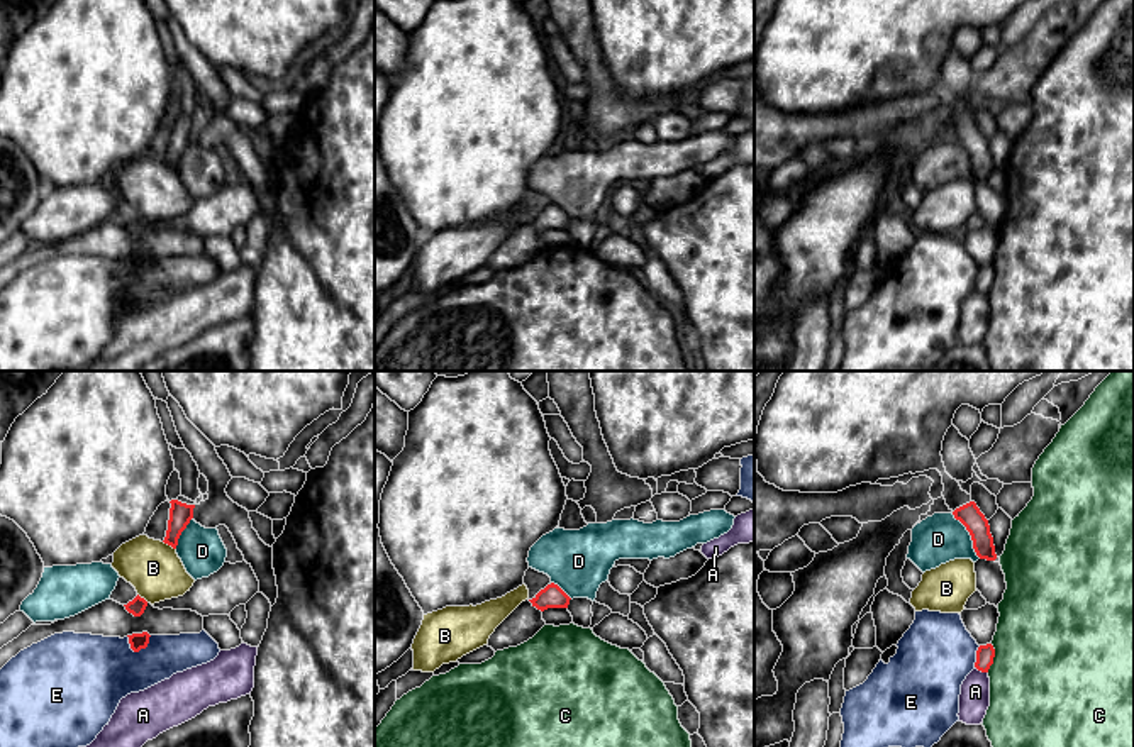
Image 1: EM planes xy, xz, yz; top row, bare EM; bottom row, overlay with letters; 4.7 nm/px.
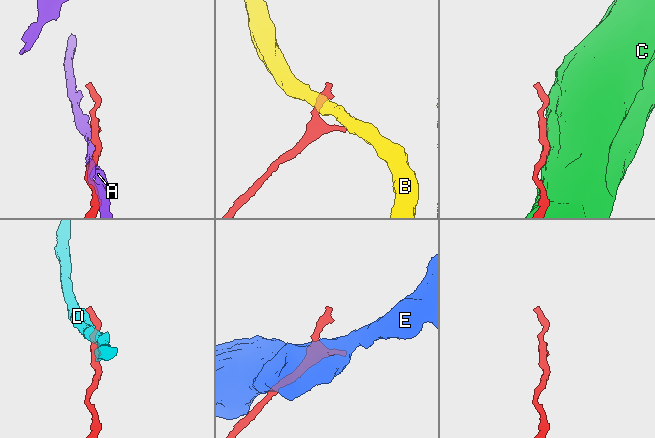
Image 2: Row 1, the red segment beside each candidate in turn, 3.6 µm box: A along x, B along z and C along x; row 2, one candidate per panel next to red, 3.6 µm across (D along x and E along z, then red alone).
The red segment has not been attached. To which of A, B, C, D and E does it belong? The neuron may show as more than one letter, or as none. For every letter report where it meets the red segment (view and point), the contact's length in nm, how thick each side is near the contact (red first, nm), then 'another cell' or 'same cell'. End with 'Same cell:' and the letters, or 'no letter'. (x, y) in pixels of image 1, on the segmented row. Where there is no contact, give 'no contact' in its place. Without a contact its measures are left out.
A: yz (982, 671) | 70 nm | 90/140 nm | another cell
B: xy (170, 544) | 80 nm | 110/260 nm | another cell
C: yz (992, 658) | 140 nm | 90/480 nm | another cell
D: yz (970, 534) | 260 nm | 110/240 nm | another cell
E: xy (143, 647) | 130 nm | 80/340 nm | another cell
Same cell: no letter

